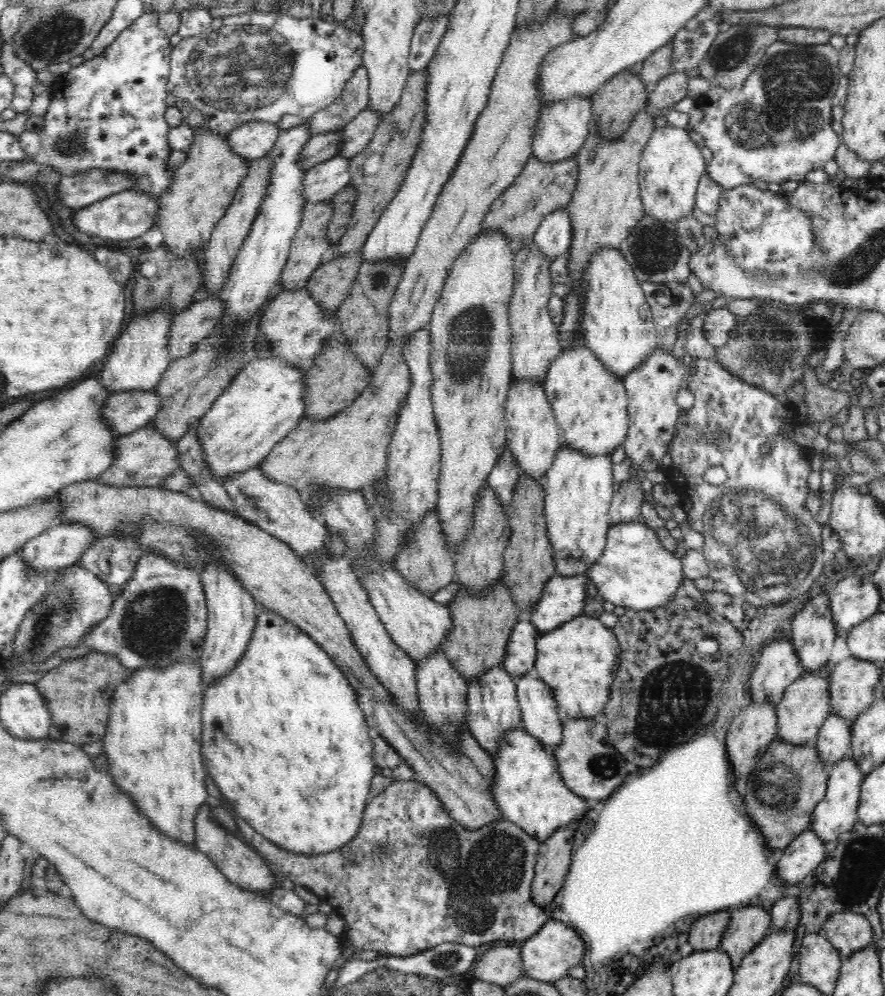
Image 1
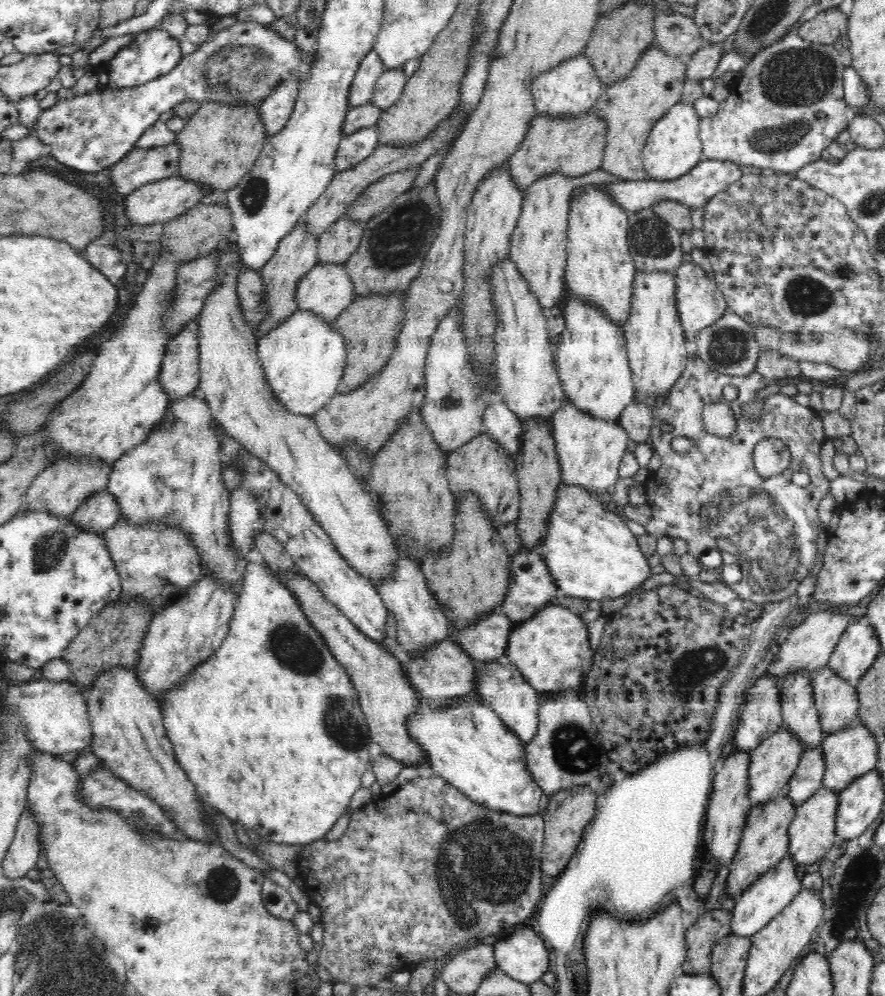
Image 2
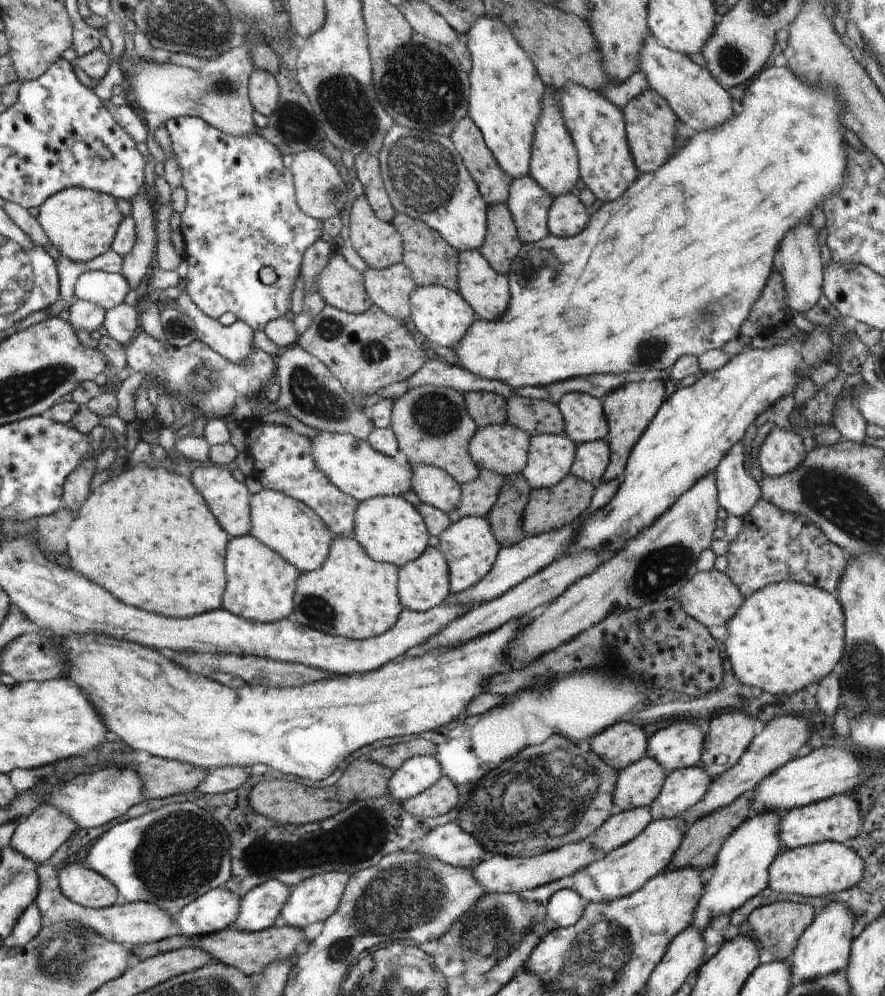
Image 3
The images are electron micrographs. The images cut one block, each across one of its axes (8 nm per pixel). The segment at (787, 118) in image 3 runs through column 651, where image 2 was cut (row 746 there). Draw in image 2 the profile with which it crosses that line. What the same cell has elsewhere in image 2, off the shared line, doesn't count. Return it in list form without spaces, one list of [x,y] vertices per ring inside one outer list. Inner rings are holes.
[[[266,562],[246,564],[244,580],[238,586],[235,609],[226,638],[208,660],[196,666],[192,676],[188,676],[182,685],[167,690],[160,697],[161,715],[176,761],[194,783],[199,799],[224,813],[232,822],[241,823],[244,828],[254,831],[270,843],[308,844],[328,835],[332,826],[347,810],[354,792],[361,787],[362,774],[371,767],[368,745],[373,739],[359,704],[358,692],[352,685],[349,674],[330,652],[320,633],[308,622],[293,592],[290,592],[275,576],[276,572],[273,572]]]

